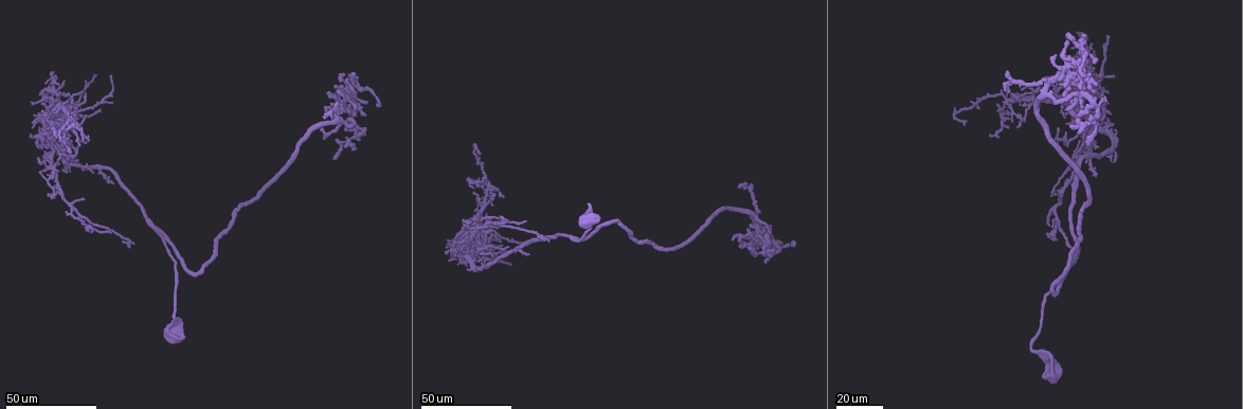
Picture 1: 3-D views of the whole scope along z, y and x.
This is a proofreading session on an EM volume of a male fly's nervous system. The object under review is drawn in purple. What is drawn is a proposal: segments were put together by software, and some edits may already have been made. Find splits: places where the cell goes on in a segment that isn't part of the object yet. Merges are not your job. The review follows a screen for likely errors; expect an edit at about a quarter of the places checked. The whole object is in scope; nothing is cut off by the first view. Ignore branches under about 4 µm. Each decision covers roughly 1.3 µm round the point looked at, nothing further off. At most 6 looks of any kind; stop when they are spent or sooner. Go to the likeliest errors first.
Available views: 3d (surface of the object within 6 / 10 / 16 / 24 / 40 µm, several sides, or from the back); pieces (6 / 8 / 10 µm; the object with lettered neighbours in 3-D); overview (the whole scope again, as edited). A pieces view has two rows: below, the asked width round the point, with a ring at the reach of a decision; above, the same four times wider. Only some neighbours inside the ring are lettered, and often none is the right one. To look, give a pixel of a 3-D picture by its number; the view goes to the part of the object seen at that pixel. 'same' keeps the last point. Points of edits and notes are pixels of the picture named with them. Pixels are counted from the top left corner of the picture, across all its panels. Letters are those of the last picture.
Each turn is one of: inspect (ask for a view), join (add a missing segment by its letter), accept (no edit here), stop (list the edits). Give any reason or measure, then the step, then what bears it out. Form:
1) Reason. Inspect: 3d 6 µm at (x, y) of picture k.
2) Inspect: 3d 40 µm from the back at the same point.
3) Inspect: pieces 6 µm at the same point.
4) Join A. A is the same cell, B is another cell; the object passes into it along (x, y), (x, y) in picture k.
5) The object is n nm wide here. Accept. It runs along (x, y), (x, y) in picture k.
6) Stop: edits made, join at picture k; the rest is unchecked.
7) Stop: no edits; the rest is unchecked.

An open end. Inspect: 3d 24 µm at (453, 246) of picture 1.

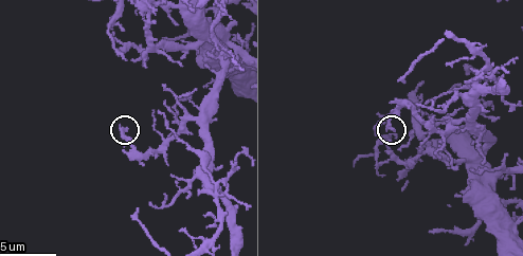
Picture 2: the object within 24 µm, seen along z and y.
What lies round it. Inspect: pieces 6 µm at (388, 129) of picture 2.

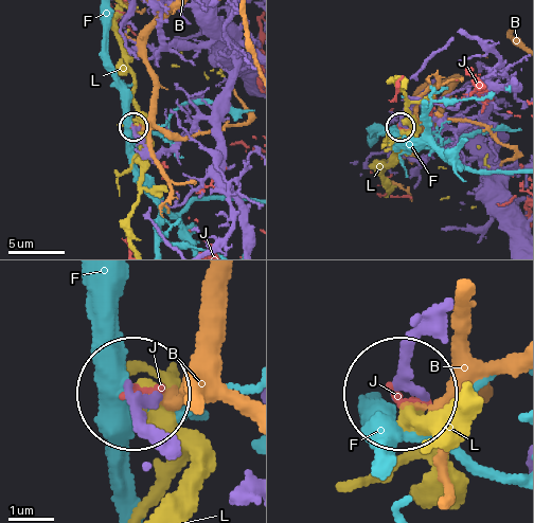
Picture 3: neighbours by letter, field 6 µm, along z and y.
Accept. B, F, J and L are other cells; it runs along (426, 329), (404, 382) in picture 3; none of them fits.

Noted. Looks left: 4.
Free end. Inspect: 3d 40 µm at (47, 82) of picture 1.

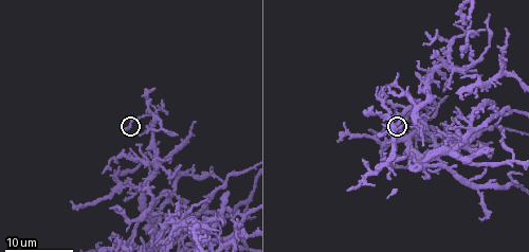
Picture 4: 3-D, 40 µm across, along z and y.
Closer look. Inspect: 3d 10 µm at (126, 129) of picture 4.

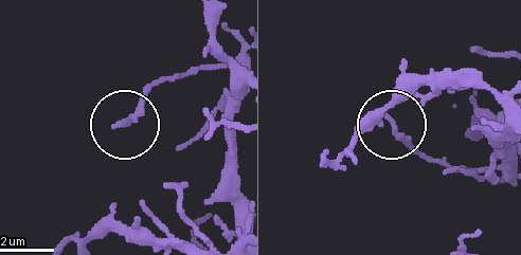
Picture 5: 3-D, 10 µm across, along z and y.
Inspect: pieces 6 µm at (118, 124) of picture 5.

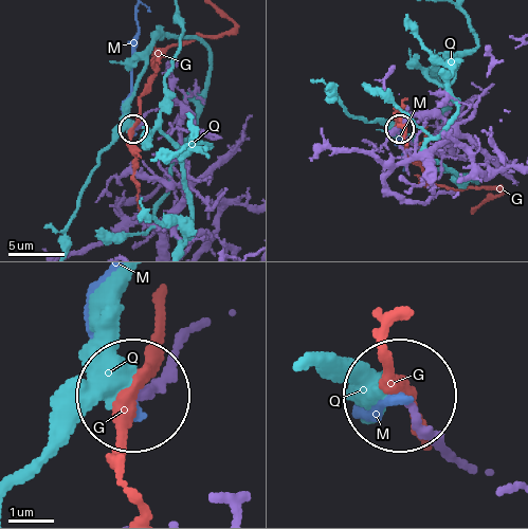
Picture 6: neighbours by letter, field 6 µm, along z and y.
The object is 170 nm wide here. Accept. G, M and Q are other cells; it runs along (183, 344), (142, 397) in picture 6; none of them fits.

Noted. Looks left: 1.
Stop: no edits; the rest is unchecked.

